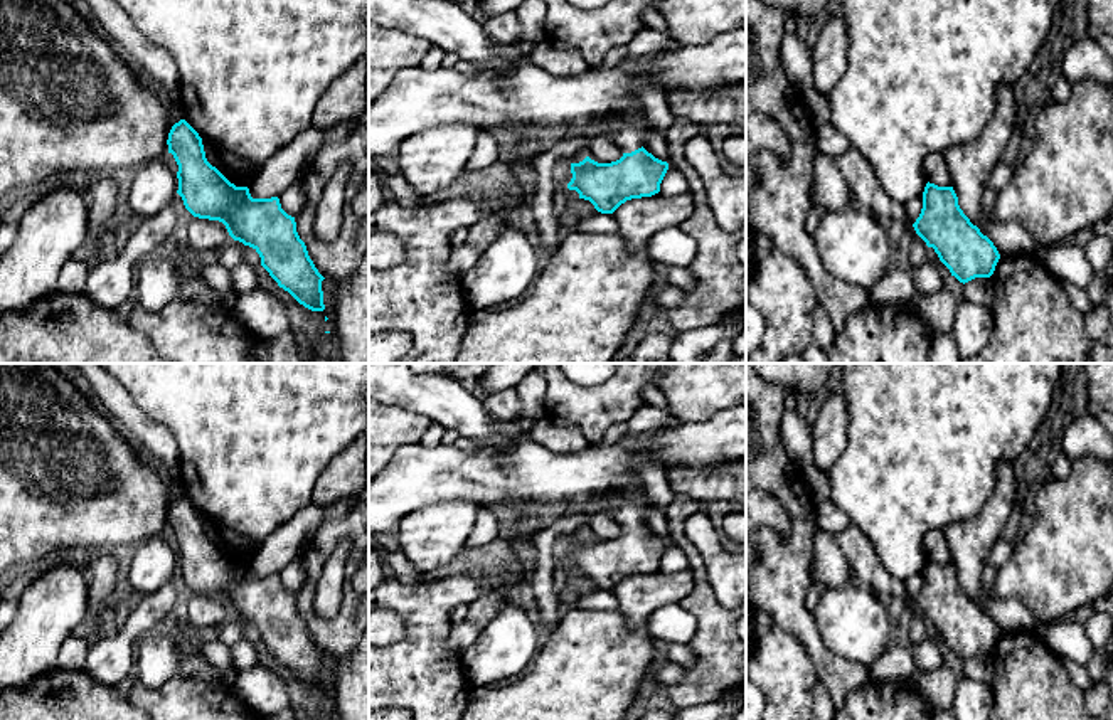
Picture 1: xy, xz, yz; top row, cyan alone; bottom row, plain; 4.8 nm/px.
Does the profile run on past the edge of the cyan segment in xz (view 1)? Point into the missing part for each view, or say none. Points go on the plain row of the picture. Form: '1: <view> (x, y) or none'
1: xz (627, 507)

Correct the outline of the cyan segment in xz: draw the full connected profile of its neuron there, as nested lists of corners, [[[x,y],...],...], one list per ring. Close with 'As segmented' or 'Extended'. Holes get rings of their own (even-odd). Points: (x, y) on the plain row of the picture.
[[[640,486],[628,488],[598,501],[611,511],[623,533],[611,540],[598,540],[589,533],[571,540],[567,565],[576,567],[579,575],[589,577],[601,590],[613,590],[626,577],[658,570],[668,540],[642,523],[652,505],[645,491]]]. Extended

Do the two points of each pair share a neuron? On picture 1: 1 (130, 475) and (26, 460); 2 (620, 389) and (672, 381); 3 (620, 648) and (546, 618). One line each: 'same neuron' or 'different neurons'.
1: same neuron
2: different neurons
3: different neurons

